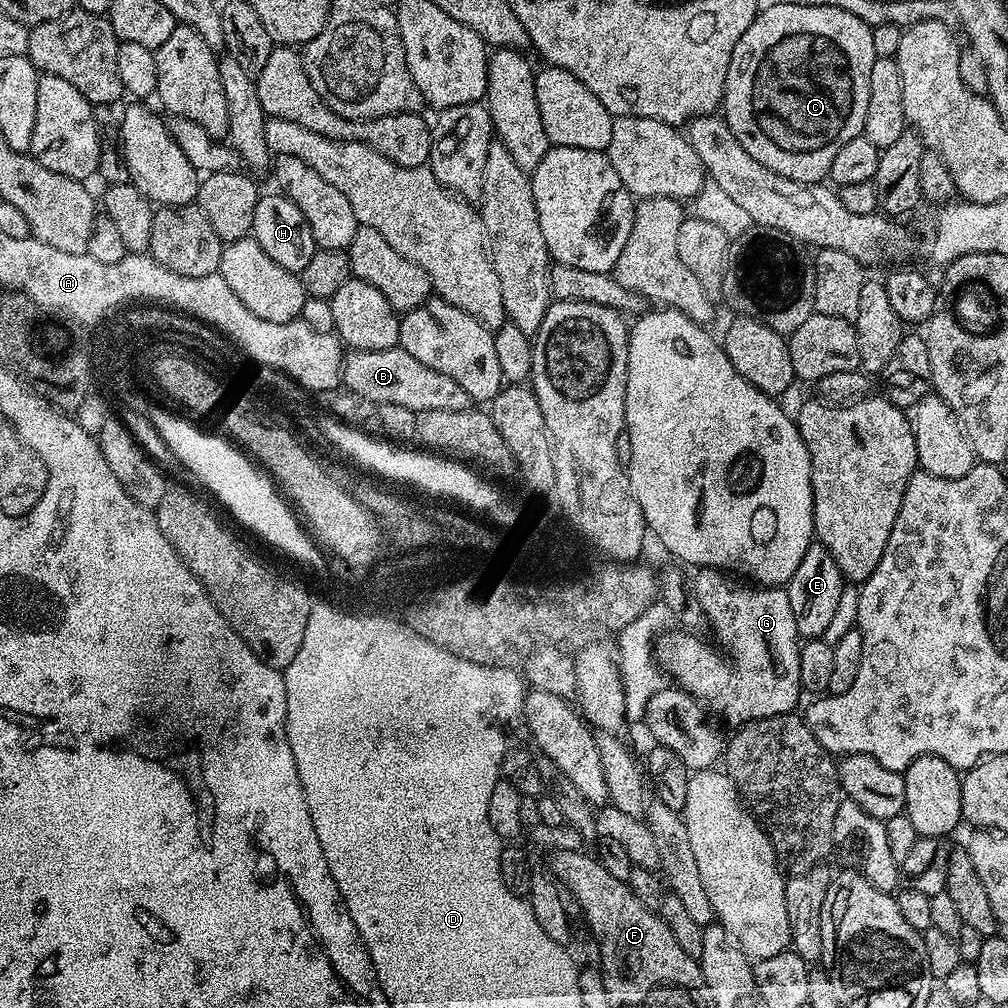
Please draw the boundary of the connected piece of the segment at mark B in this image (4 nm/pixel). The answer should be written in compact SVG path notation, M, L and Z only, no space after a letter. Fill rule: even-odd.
M399 346L390 350L370 350L369 352L349 351L344 358L342 384L345 389L368 398L376 404L406 406L417 414L426 410L454 410L466 412L470 408L470 399L466 390L446 374L422 366L418 358L406 354Z

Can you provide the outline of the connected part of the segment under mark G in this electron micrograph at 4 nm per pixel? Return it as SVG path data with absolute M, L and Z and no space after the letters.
M720 570L709 571L707 576L708 580L700 580L697 584L695 581L694 596L703 608L710 628L712 624L713 634L720 639L720 644L728 655L728 661L724 661L722 653L715 652L708 644L703 644L699 640L699 635L689 634L684 630L672 633L669 631L663 637L665 640L661 639L658 644L658 664L665 677L675 687L699 700L713 717L721 716L726 723L732 724L731 726L795 713L796 703L799 702L800 696L802 697L798 678L798 658L802 639L795 629L794 615L790 610L790 601L785 589L780 586L753 586Z

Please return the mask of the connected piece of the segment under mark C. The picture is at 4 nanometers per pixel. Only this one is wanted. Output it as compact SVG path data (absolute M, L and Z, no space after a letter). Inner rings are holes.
M780 5L770 6L769 9L759 9L754 18L754 22L750 22L750 26L746 26L746 34L742 34L742 38L738 38L738 46L734 46L734 58L730 58L730 70L726 74L726 86L724 87L724 103L722 105L722 119L730 126L730 130L734 134L734 138L738 138L738 142L742 142L742 150L746 150L746 154L750 154L750 158L762 162L762 166L766 166L766 170L774 170L774 174L782 174L782 178L790 178L794 182L806 182L807 184L819 184L828 176L830 165L834 162L834 157L838 155L838 150L842 150L842 146L846 146L846 142L850 142L850 138L861 135L864 131L864 123L866 122L866 102L870 102L870 70L876 61L874 54L874 38L872 37L872 28L860 18L856 18L854 14L847 13L846 10L840 10L835 6L804 6L804 5Z

